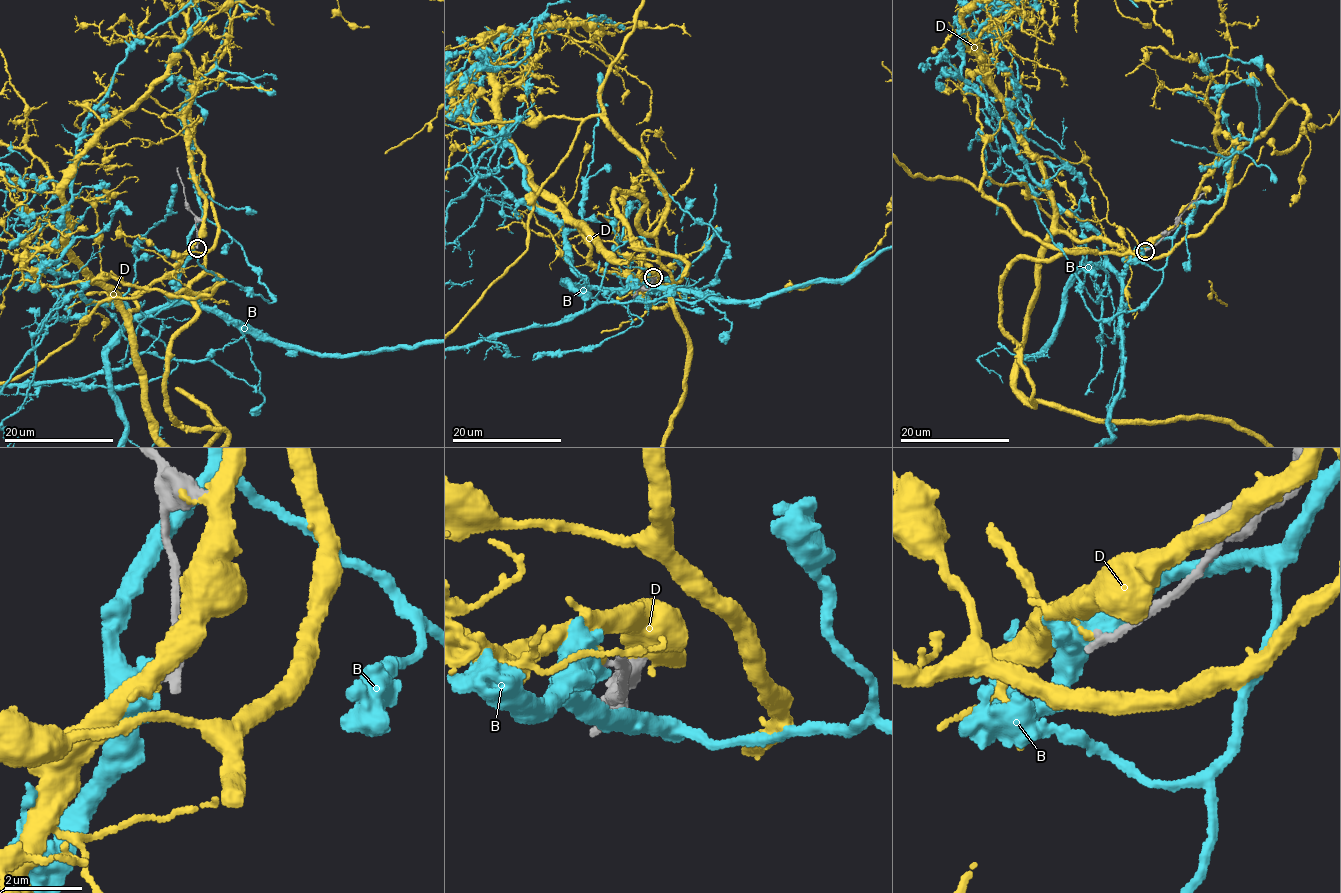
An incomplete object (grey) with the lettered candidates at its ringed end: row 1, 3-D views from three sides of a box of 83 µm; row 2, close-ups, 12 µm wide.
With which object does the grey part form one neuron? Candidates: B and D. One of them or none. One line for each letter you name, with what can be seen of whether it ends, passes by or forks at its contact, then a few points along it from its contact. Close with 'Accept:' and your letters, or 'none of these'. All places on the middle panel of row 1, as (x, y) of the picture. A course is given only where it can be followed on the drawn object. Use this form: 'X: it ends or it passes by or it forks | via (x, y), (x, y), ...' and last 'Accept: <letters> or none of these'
Accept: none of these

